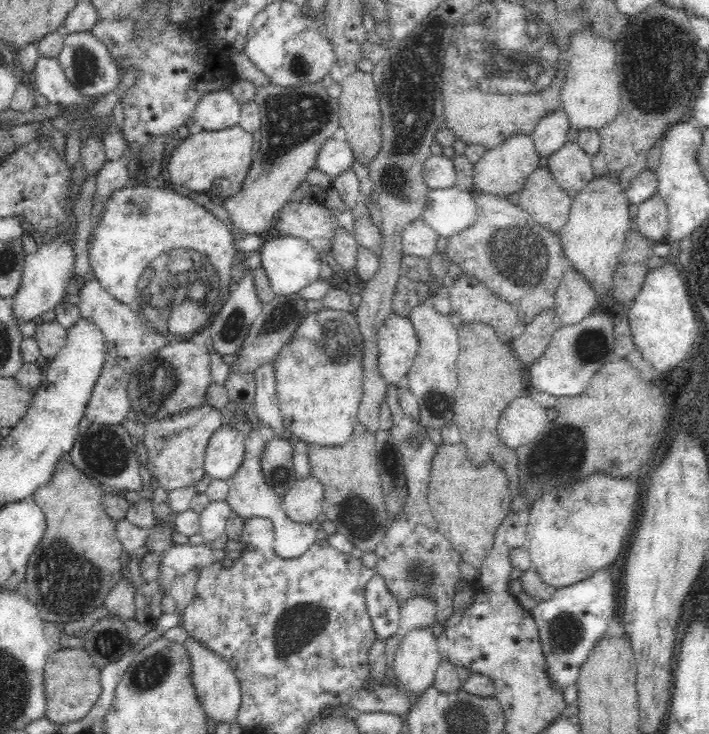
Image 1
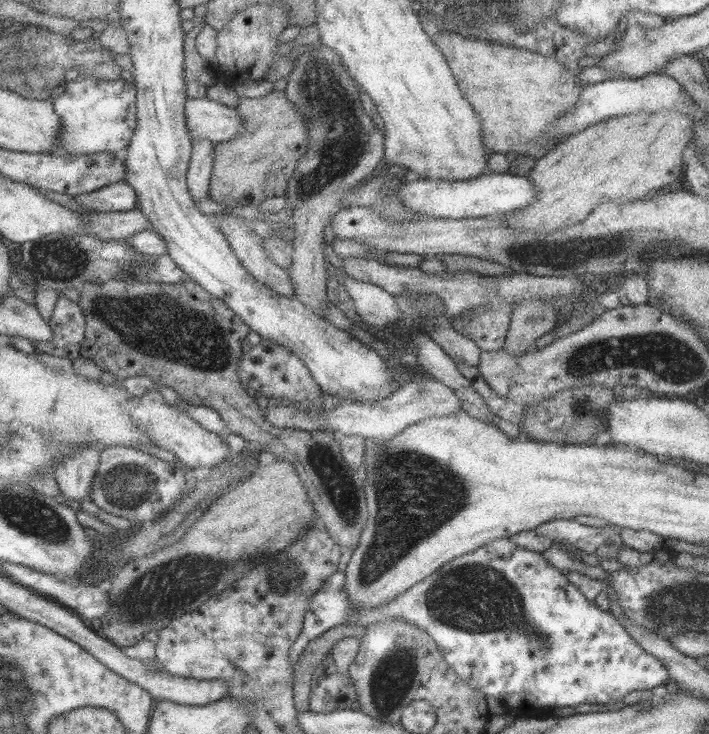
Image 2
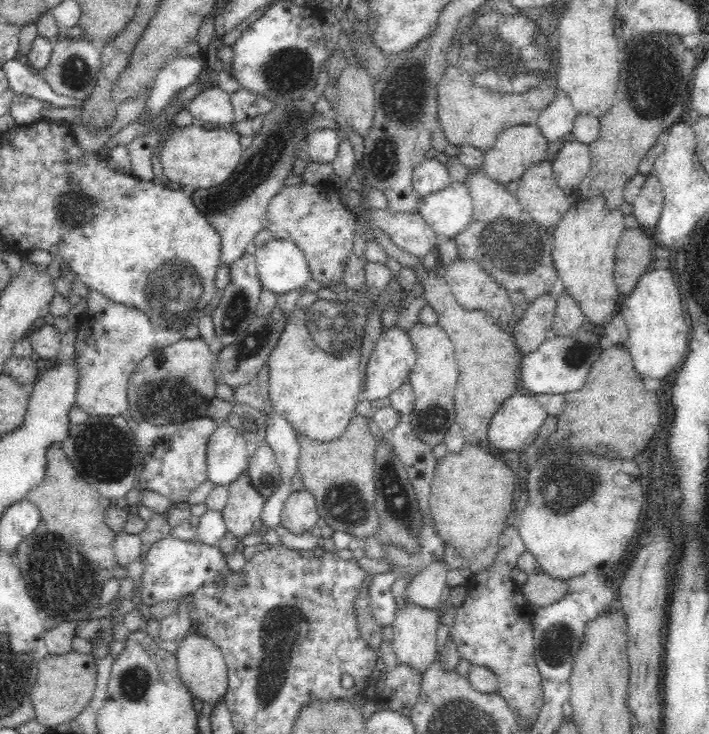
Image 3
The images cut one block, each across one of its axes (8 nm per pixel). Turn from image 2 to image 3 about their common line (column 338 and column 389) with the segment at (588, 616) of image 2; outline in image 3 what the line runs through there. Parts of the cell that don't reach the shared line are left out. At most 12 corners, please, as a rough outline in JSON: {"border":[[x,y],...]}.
{"border":[[392,571],[376,573],[368,590],[370,611],[380,626],[394,620],[397,603]]}

